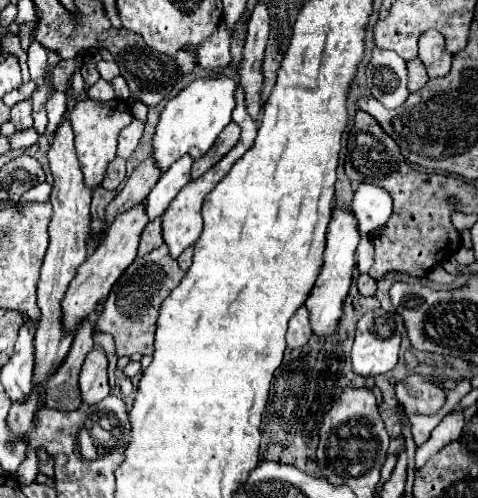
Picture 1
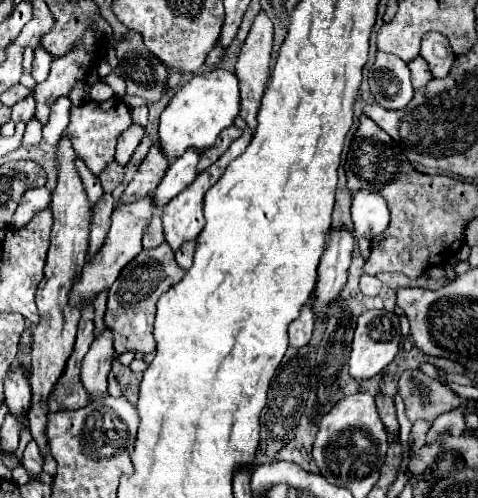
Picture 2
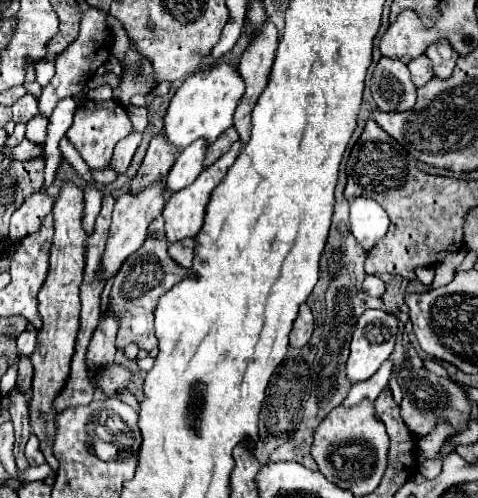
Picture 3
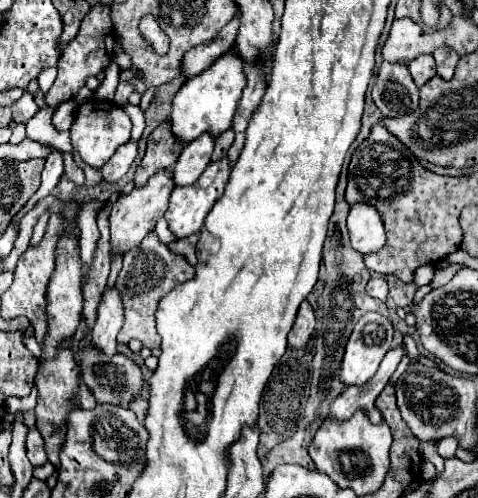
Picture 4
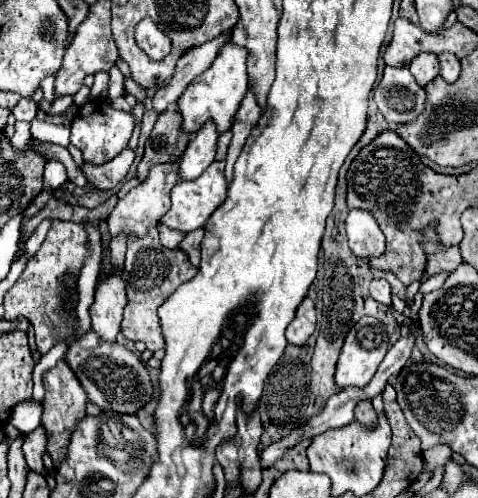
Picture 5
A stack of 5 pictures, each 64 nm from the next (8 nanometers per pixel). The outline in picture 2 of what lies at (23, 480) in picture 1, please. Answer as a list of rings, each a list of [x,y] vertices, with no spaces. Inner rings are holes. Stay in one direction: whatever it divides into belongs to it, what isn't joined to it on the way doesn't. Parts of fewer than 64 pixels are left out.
[[[32,440],[24,450],[24,468],[28,468],[32,474],[40,474],[42,472],[42,464],[44,464],[44,460],[42,460],[42,456],[38,452],[36,442]]]

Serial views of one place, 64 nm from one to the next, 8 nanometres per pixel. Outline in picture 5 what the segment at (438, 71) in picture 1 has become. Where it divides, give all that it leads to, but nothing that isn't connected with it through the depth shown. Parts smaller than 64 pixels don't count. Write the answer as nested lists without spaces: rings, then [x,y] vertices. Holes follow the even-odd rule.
[[[450,52],[440,54],[438,60],[440,60],[440,66],[442,66],[440,76],[442,76],[446,82],[454,82],[454,80],[460,76],[460,60],[458,60],[454,54],[450,54]]]

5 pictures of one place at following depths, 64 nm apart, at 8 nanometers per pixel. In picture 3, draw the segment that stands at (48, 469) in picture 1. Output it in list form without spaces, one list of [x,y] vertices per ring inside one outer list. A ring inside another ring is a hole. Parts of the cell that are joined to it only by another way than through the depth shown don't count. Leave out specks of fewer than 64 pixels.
[[[66,182],[62,192],[54,204],[54,240],[50,250],[50,270],[48,278],[38,292],[38,310],[42,316],[42,330],[38,332],[38,346],[30,356],[34,366],[32,380],[32,402],[30,402],[30,426],[32,432],[40,440],[40,448],[46,456],[46,462],[52,468],[58,468],[58,460],[52,452],[52,440],[56,434],[56,410],[52,408],[52,398],[58,396],[64,380],[68,380],[68,364],[72,364],[74,342],[80,326],[80,284],[84,274],[84,242],[86,234],[82,230],[82,208],[84,208],[84,192],[80,186]]]

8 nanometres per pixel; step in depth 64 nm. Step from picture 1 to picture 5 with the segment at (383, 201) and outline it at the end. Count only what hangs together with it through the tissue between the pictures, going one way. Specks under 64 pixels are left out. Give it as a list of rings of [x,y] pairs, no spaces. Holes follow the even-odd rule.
[[[350,210],[346,218],[346,234],[350,250],[364,260],[380,258],[386,252],[384,234],[370,212]]]

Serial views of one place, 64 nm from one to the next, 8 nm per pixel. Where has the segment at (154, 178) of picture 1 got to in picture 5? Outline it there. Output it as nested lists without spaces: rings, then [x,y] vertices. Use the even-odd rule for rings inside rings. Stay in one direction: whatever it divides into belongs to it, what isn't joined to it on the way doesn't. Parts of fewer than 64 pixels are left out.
[[[176,108],[164,110],[146,140],[146,152],[138,164],[138,180],[142,182],[148,176],[150,166],[178,160],[184,154],[190,136],[190,132],[180,132],[180,114]]]

